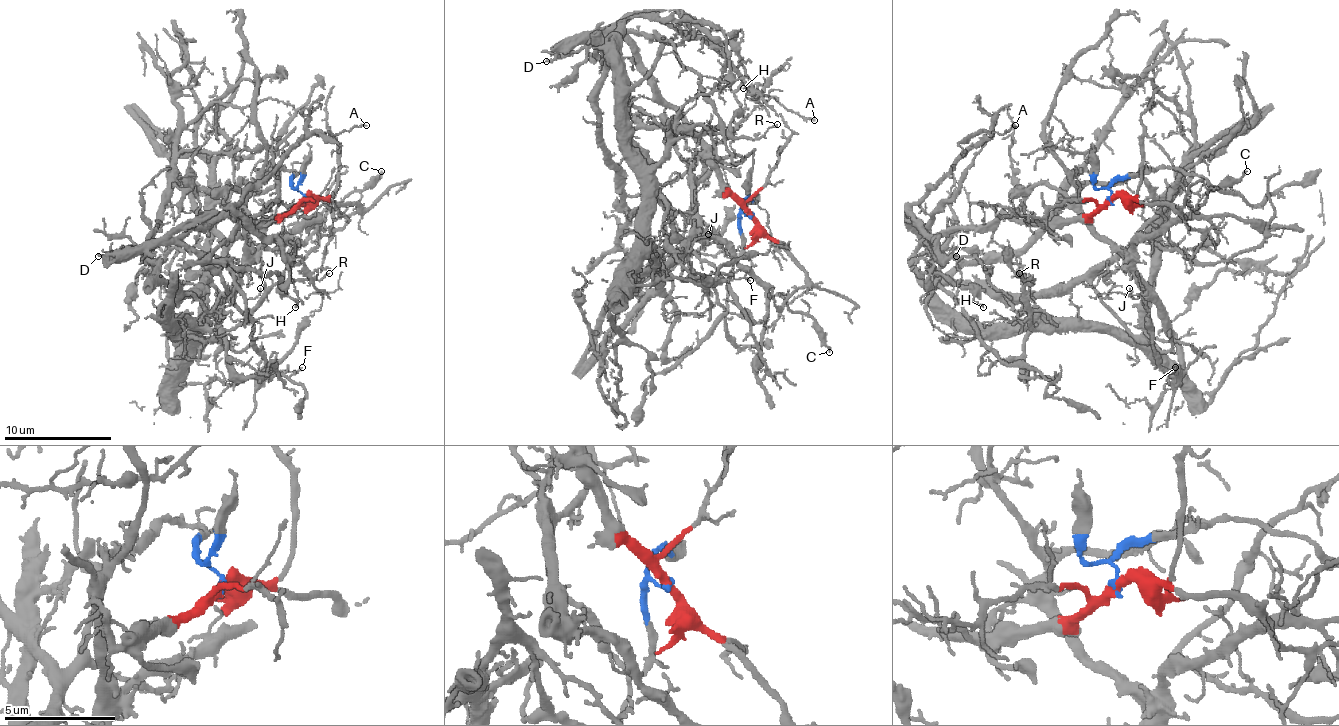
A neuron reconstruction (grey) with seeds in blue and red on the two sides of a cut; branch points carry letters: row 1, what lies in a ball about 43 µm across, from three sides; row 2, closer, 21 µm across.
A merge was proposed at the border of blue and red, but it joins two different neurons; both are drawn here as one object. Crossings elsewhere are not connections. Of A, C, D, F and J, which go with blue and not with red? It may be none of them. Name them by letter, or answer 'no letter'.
C, F, J

